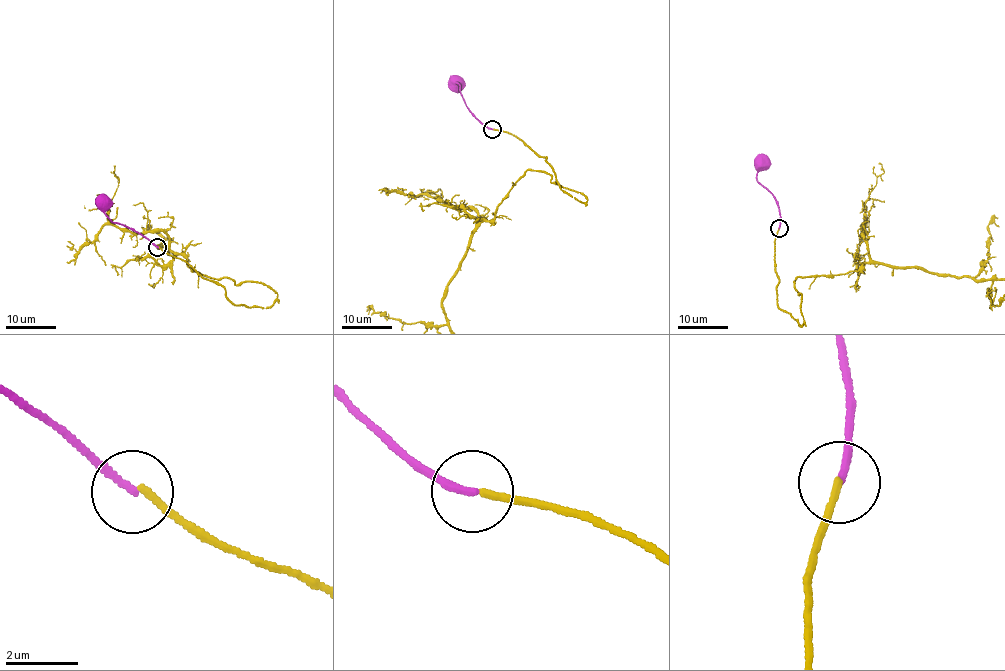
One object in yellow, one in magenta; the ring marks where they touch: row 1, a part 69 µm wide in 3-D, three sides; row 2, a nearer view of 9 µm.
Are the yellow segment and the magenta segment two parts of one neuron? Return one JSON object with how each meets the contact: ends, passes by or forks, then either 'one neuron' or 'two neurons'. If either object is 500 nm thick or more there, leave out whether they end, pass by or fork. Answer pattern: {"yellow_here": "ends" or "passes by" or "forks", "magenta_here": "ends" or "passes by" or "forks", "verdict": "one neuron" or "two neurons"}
{"yellow_here": "ends", "magenta_here": "ends", "verdict": "two neurons"}

